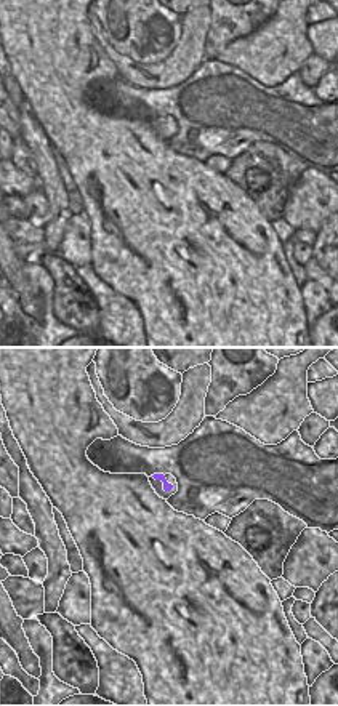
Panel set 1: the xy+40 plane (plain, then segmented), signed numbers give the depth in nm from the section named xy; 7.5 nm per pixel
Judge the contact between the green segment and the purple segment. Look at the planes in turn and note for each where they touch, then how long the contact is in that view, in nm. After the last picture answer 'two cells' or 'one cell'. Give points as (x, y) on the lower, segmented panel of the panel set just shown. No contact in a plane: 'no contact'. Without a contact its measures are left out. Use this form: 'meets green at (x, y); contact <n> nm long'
no contact

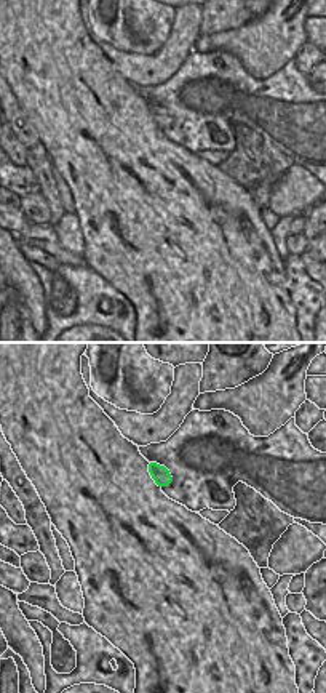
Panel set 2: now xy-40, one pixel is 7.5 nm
no contact

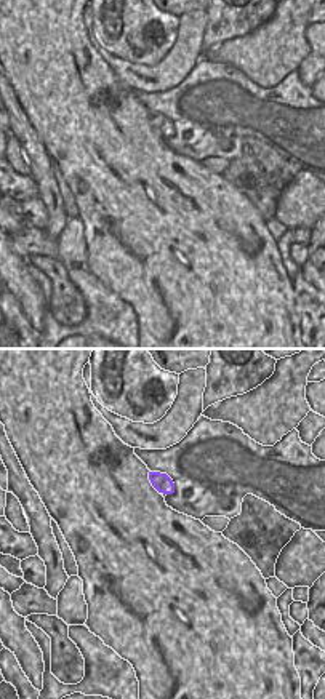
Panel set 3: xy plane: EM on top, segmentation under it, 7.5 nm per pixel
no contact

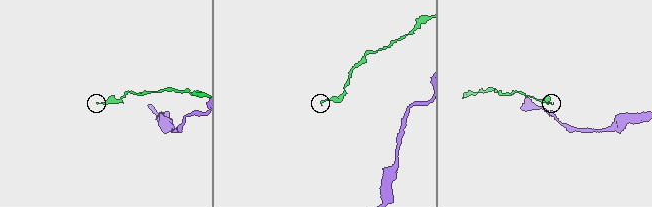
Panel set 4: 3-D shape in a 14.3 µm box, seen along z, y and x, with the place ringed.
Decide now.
two cells

